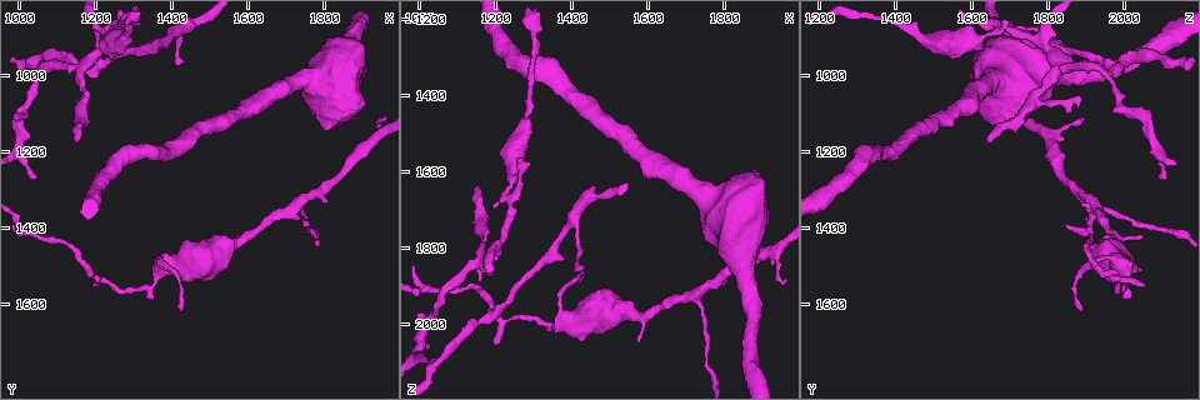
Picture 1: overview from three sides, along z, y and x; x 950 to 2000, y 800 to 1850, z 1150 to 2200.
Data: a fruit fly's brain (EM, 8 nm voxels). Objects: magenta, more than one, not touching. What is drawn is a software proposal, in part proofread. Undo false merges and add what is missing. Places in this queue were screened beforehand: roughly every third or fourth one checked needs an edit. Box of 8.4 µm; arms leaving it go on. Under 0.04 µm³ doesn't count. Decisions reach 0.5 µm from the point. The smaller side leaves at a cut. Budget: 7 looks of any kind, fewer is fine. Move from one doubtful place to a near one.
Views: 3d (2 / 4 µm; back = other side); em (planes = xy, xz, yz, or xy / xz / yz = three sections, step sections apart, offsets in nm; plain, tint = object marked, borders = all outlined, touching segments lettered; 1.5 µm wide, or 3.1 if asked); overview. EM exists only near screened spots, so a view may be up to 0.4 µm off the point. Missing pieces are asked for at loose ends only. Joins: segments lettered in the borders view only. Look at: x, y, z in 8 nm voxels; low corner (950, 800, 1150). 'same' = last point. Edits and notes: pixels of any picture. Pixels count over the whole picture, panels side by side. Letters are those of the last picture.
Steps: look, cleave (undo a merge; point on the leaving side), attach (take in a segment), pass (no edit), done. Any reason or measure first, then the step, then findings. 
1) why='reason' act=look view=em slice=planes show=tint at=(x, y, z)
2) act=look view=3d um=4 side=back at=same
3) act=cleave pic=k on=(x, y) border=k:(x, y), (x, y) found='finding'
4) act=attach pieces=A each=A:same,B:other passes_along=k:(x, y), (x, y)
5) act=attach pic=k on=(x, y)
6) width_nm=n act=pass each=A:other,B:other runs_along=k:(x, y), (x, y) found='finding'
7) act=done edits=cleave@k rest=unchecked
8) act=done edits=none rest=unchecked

why='a narrow waist' act=look view=3d um=4 side=back at=(1640, 1400, 1960)

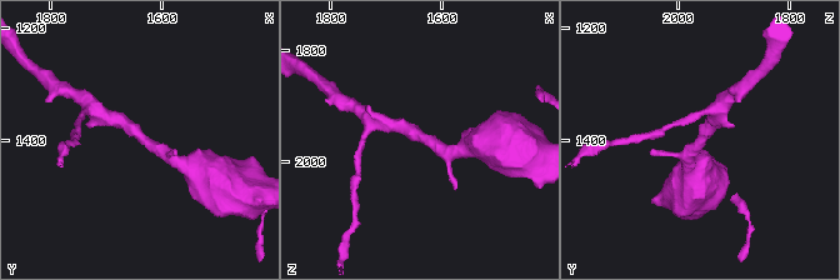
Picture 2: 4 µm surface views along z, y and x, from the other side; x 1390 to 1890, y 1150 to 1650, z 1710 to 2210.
why='need the tissue' act=look view=em slice=xz step=4 show=tint at=(1635, 1395, 1960)

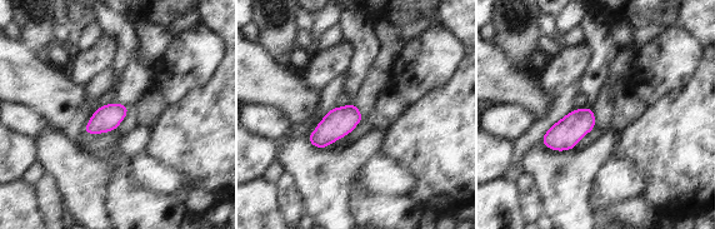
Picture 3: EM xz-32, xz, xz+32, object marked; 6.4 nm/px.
why='cut it another way' act=look view=em slice=planes show=borders at=same

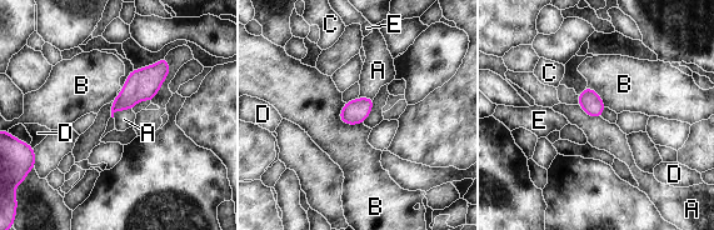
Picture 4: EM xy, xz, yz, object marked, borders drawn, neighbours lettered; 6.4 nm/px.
act=pass each=A:other,B:other,C:other,D:other,E:other found='continuous, no second neuron'

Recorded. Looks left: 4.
why='free end' act=look view=3d um=4 at=(1160, 1165, 1635)

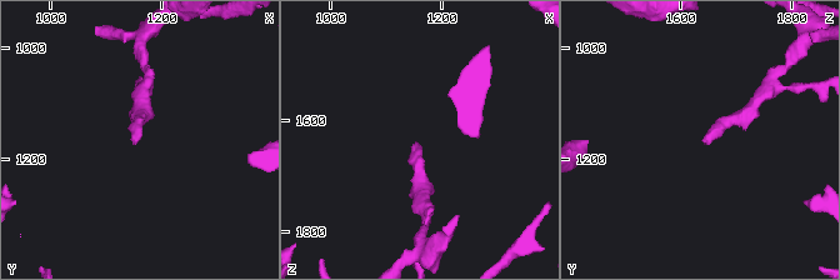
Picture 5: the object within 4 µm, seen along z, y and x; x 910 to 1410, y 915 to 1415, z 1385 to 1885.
why='now the EM' act=look view=em slice=planes show=borders at=(1160, 1175, 1645)

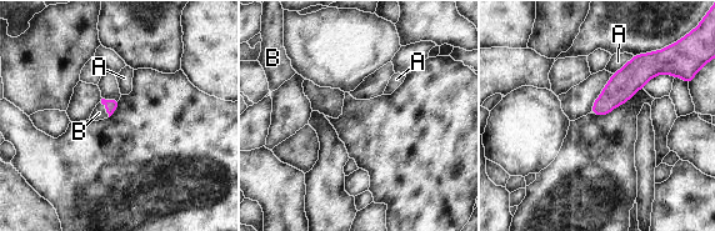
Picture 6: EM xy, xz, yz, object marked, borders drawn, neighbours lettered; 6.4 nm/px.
act=attach pieces=B each=A:other,B:same passes_along=6:(111, 104), (106, 110), (99, 113) found='it goes on there'

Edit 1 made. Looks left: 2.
act=done edits=attach@6 rest=unchecked

